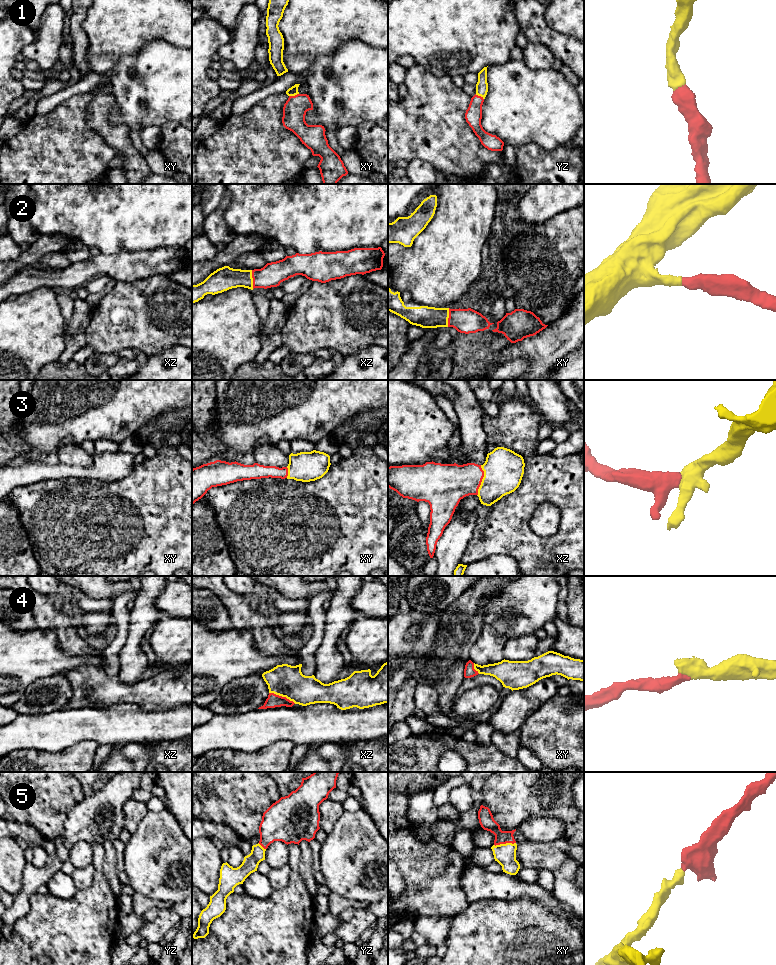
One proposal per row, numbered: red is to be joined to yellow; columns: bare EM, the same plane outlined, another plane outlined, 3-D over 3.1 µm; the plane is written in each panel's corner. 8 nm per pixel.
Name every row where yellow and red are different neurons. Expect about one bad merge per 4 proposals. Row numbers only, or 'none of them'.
none of them

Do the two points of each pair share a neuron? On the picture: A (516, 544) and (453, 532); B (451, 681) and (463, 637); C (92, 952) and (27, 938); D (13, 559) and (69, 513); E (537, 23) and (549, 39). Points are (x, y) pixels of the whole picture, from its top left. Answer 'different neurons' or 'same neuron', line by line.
A: different neurons
B: same neuron
C: same neuron
D: different neurons
E: same neuron

